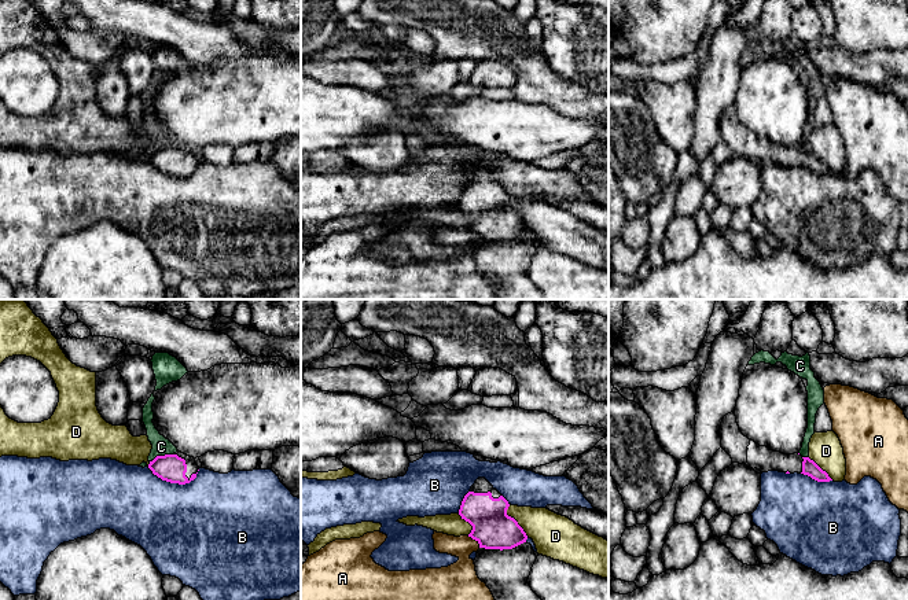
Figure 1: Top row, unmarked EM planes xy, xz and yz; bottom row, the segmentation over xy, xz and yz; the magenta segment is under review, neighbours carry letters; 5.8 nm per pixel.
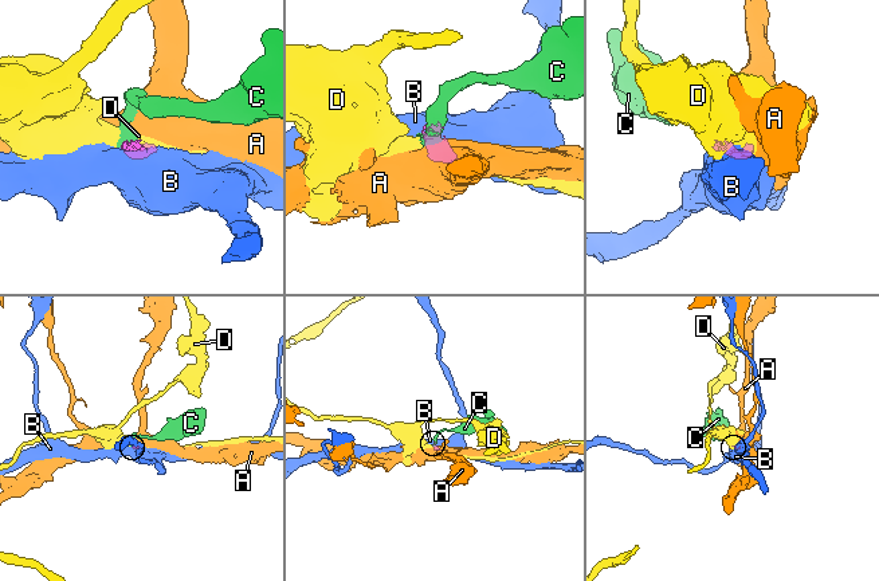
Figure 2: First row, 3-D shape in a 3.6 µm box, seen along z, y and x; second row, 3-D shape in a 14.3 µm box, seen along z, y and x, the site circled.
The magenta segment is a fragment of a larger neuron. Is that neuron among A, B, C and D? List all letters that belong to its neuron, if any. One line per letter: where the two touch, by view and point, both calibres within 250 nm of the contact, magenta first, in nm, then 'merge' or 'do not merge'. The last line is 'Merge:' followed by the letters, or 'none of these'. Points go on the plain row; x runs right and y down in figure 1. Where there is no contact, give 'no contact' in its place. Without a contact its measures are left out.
A: xz (474, 231) | 240/200 nm | do not merge
B: xy (175, 175) | 160/480 nm | do not merge
C: xy (161, 148) | 160/110 nm | do not merge
D: xz (514, 212) | 240/240 nm | do not merge
Merge: none of these

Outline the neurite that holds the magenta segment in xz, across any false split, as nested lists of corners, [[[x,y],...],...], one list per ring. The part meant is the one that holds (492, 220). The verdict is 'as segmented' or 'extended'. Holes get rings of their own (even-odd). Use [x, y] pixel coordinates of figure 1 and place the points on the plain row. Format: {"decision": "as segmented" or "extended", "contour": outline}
{"decision": "extended", "contour": [[[478,170],[464,188],[459,207],[473,218],[468,229],[479,236],[474,253],[478,270],[490,281],[497,299],[544,299],[527,276],[538,249],[518,214],[507,207],[508,194]]]}

